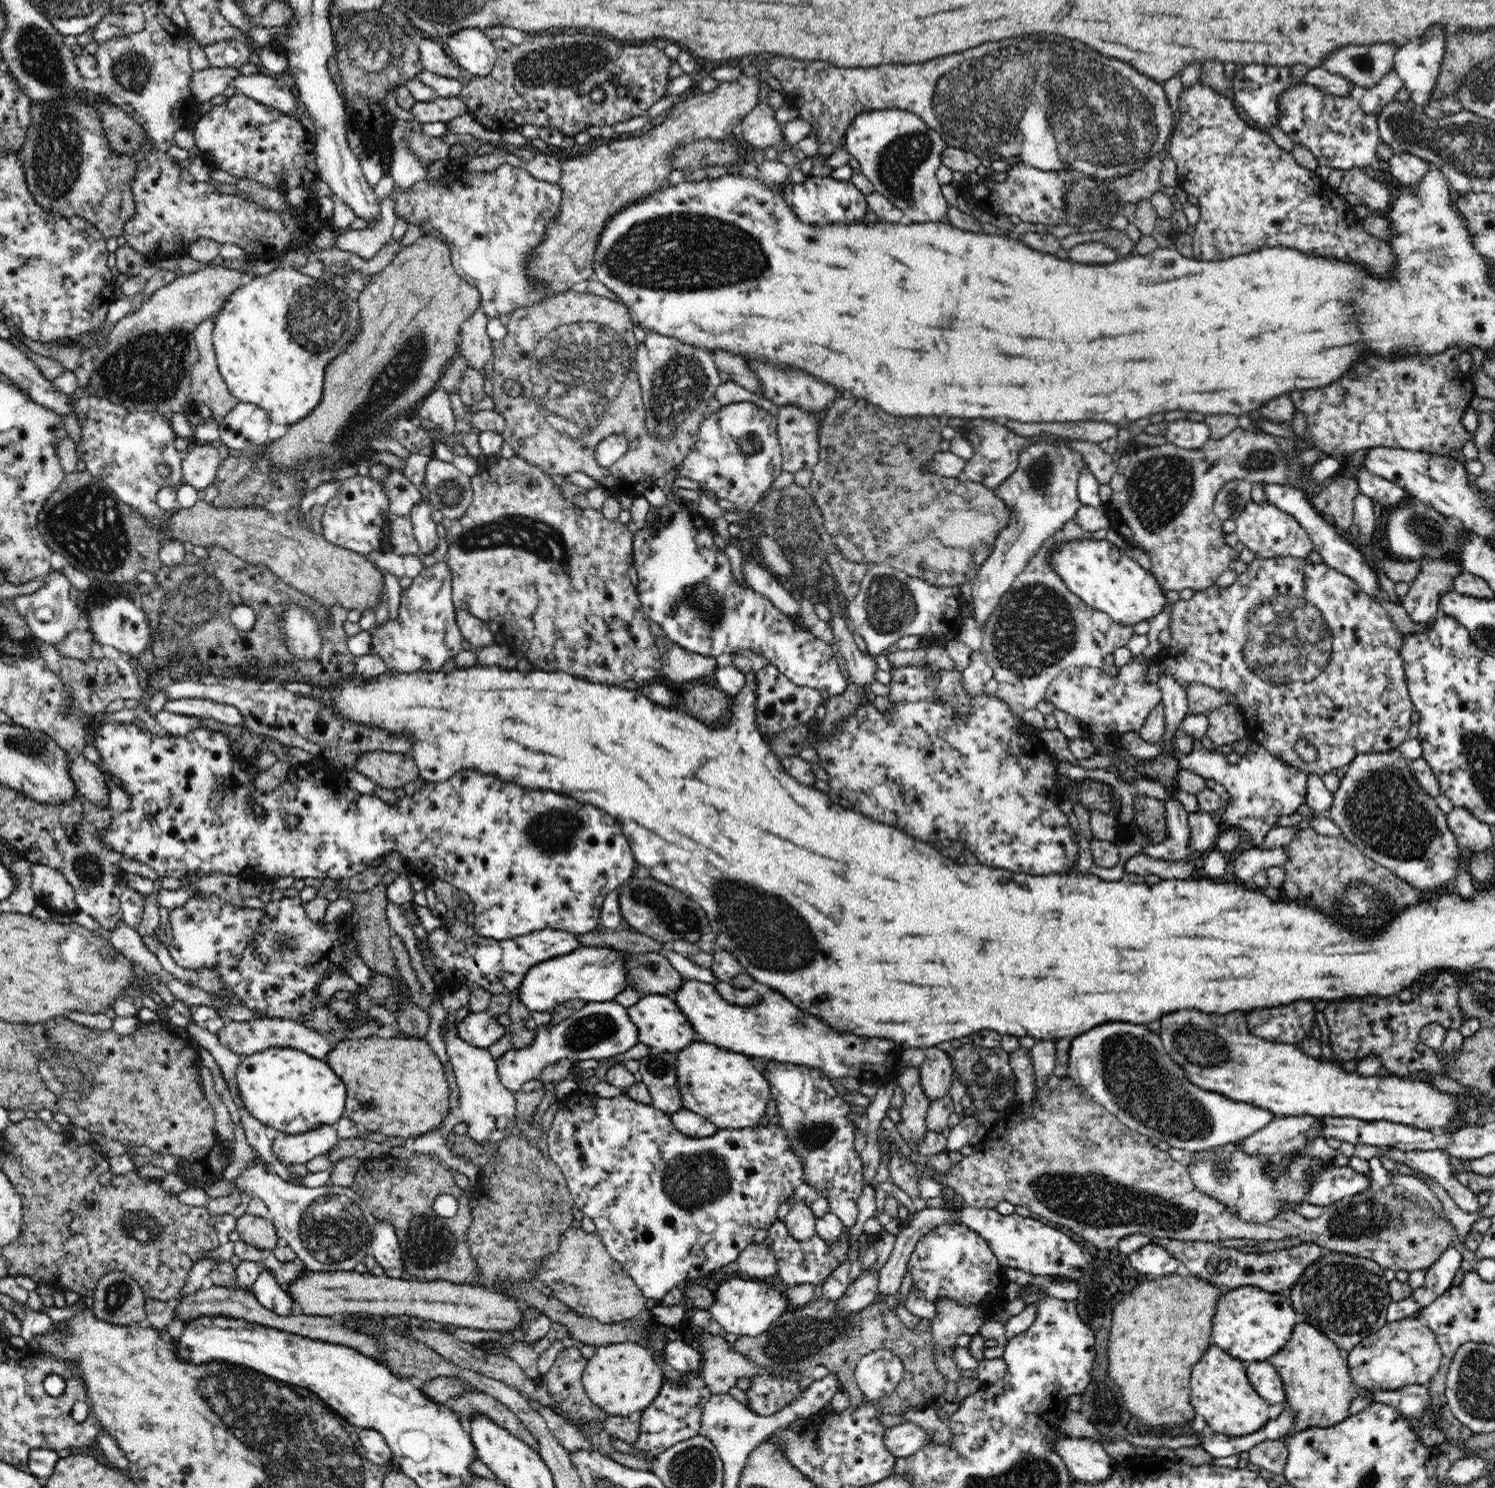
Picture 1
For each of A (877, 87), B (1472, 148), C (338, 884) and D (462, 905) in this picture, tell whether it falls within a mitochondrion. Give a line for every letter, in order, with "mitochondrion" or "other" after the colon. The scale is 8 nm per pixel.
A: other
B: mitochondrion
C: other
D: other

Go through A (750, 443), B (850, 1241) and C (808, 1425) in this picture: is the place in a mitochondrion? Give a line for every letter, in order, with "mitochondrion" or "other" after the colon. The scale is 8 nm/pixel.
A: mitochondrion
B: other
C: other

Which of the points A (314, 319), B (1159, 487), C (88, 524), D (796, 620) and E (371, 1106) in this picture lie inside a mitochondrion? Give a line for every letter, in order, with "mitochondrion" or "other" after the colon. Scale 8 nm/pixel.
A: mitochondrion
B: mitochondrion
C: mitochondrion
D: other
E: mitochondrion

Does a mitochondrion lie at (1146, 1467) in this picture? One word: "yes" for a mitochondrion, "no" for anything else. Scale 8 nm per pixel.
no

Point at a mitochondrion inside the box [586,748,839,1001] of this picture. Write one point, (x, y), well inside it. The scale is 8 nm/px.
(755, 919)

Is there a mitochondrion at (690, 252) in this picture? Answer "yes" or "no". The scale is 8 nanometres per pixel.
yes

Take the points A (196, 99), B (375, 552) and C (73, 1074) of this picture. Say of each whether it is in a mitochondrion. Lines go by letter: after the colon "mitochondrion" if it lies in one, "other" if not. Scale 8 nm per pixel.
A: other
B: other
C: mitochondrion

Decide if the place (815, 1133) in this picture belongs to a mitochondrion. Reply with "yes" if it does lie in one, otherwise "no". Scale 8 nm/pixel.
yes

